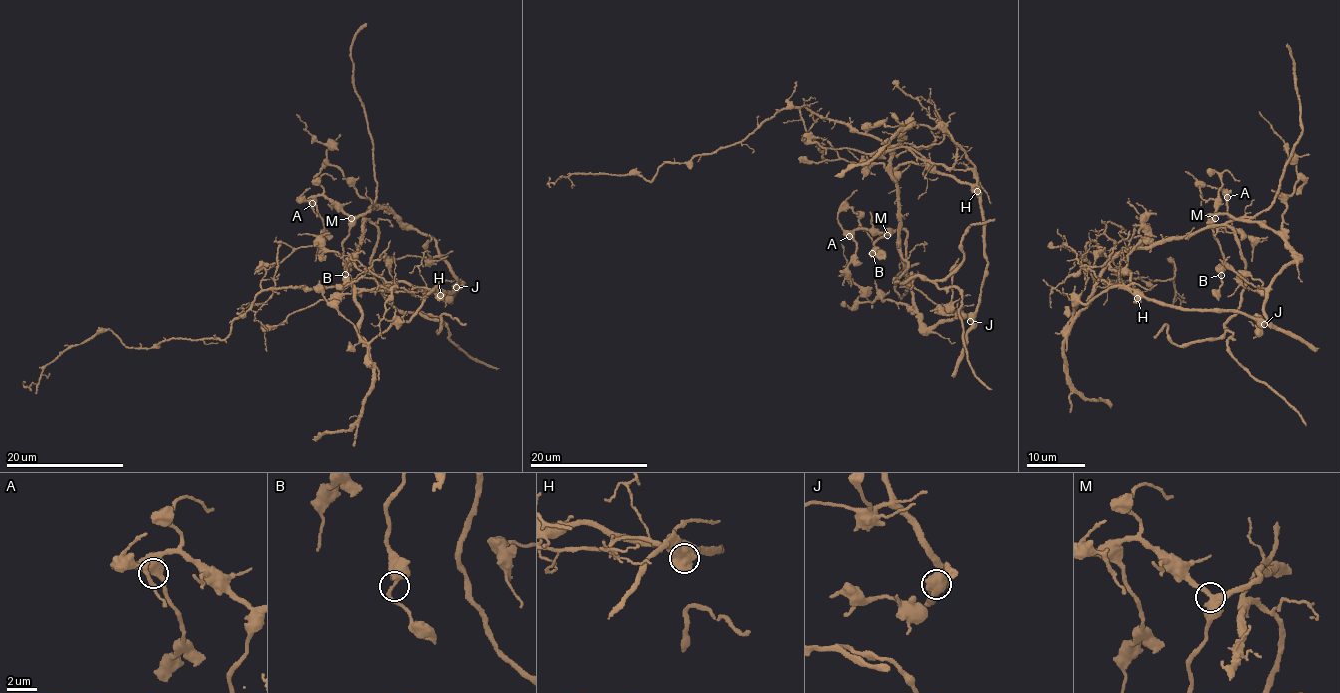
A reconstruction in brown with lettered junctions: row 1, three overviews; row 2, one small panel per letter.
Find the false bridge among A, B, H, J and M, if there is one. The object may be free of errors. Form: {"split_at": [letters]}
{"split_at": ["H"]}

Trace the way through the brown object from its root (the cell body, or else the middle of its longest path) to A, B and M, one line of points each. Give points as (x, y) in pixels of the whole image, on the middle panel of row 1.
A: (880, 139), (890, 155), (898, 254), (905, 260), (907, 233), (902, 229), (858, 227), (849, 236)
B: (880, 139), (896, 184), (904, 261), (907, 246), (907, 233), (892, 231), (872, 253)
M: (880, 139), (888, 146), (891, 179), (896, 184), (898, 254), (904, 261), (907, 233), (898, 229), (887, 235)

